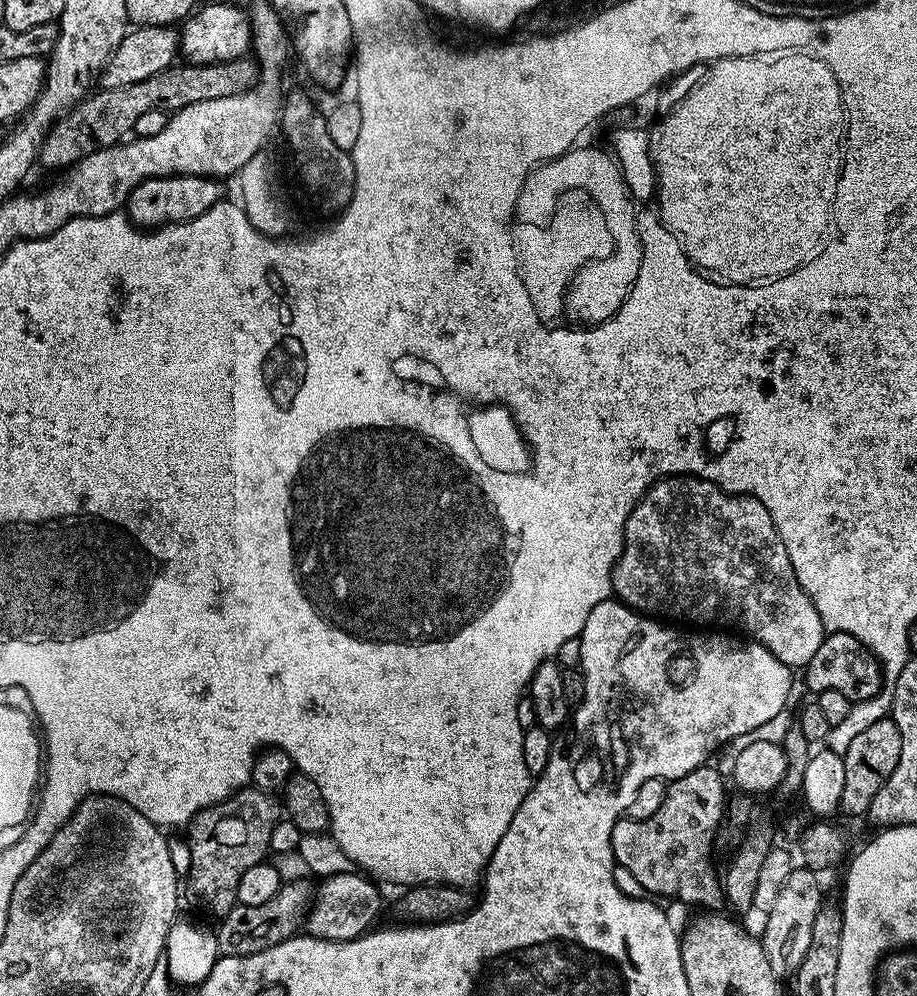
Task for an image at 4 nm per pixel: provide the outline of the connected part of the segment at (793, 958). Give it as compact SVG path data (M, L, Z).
M793 867L790 878L786 878L786 882L782 882L782 890L778 890L778 898L774 898L774 906L766 913L765 920L768 921L764 924L762 943L770 969L778 978L795 977L802 966L813 933L814 918L818 917L822 905L820 880L821 877L808 868Z

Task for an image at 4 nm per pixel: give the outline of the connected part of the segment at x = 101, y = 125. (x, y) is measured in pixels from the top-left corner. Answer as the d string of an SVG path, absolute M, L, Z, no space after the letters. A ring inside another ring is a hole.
M241 58L231 60L225 64L190 64L181 63L179 66L173 66L146 78L142 82L134 82L130 86L121 88L101 87L100 92L93 91L84 97L79 104L64 116L61 116L55 124L48 130L48 135L44 137L40 154L38 157L41 165L45 164L48 168L61 168L67 170L80 160L85 160L90 154L94 154L100 148L111 148L114 144L119 144L125 139L127 132L131 133L135 129L138 118L150 110L160 110L166 113L177 112L180 108L190 106L194 102L210 102L214 98L226 98L239 92L245 91L253 83L254 77L258 72L258 65L255 59Z

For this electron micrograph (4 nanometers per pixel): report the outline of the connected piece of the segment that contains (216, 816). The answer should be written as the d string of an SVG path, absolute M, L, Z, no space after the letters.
M251 786L229 794L220 804L202 809L186 828L186 841L190 850L190 870L186 883L193 902L198 907L205 908L210 915L216 916L215 918L222 918L231 908L235 908L238 881L241 880L242 874L246 874L246 870L250 870L250 866L261 863L267 857L264 855L269 855L270 834L281 819L281 801L273 793Z

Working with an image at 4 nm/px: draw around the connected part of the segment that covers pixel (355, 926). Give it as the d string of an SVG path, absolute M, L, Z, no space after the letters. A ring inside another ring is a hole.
M356 870L323 877L315 889L312 906L308 909L307 935L319 940L357 940L377 923L380 892L375 887L379 888L367 875Z

